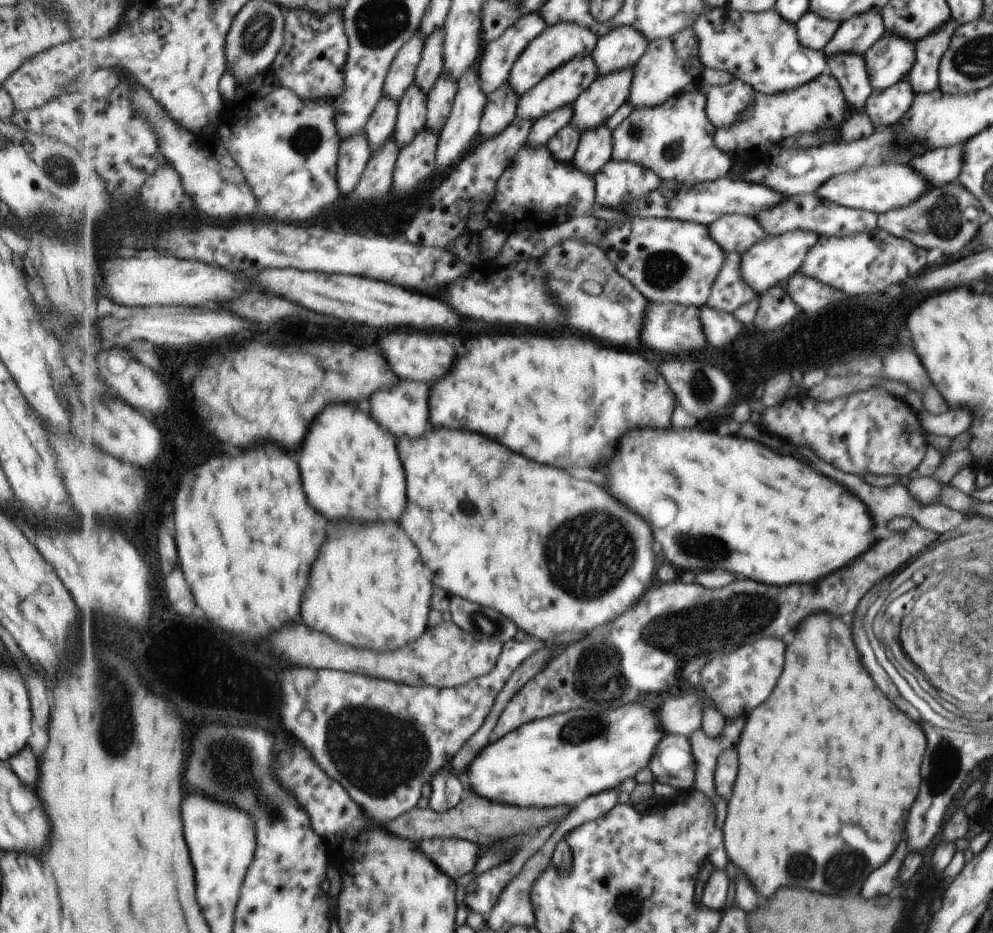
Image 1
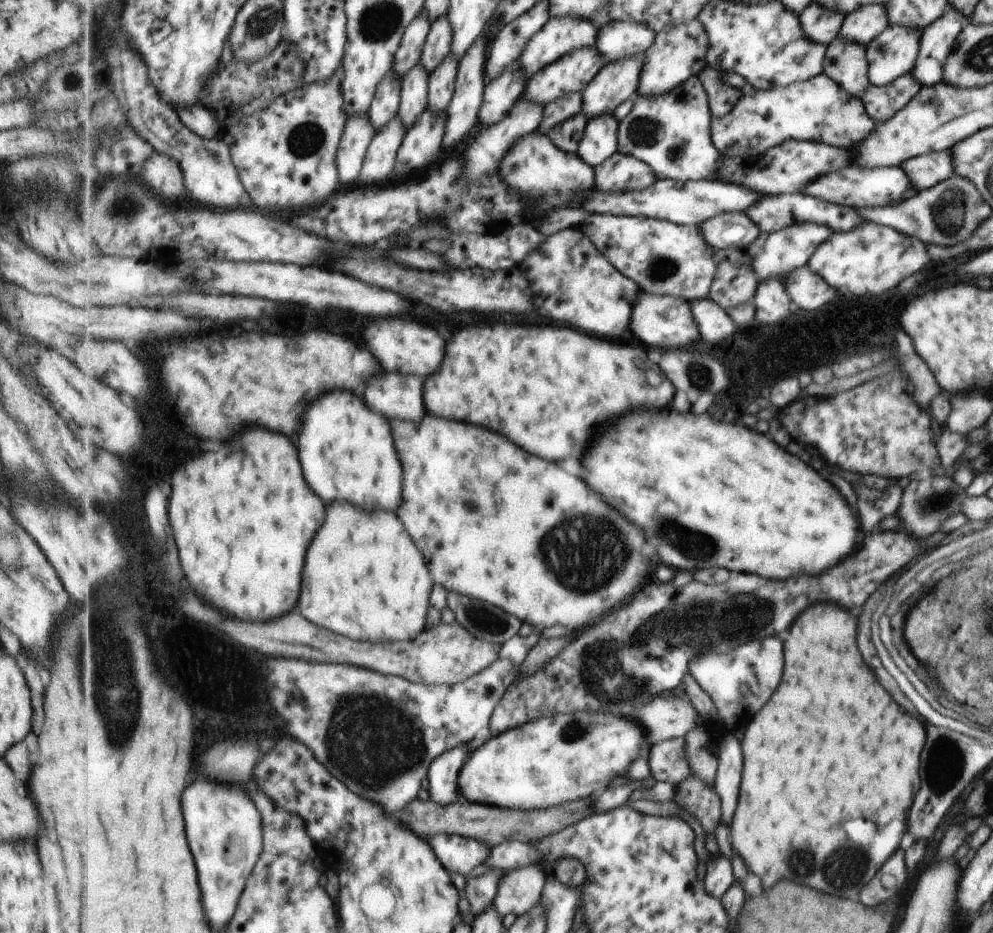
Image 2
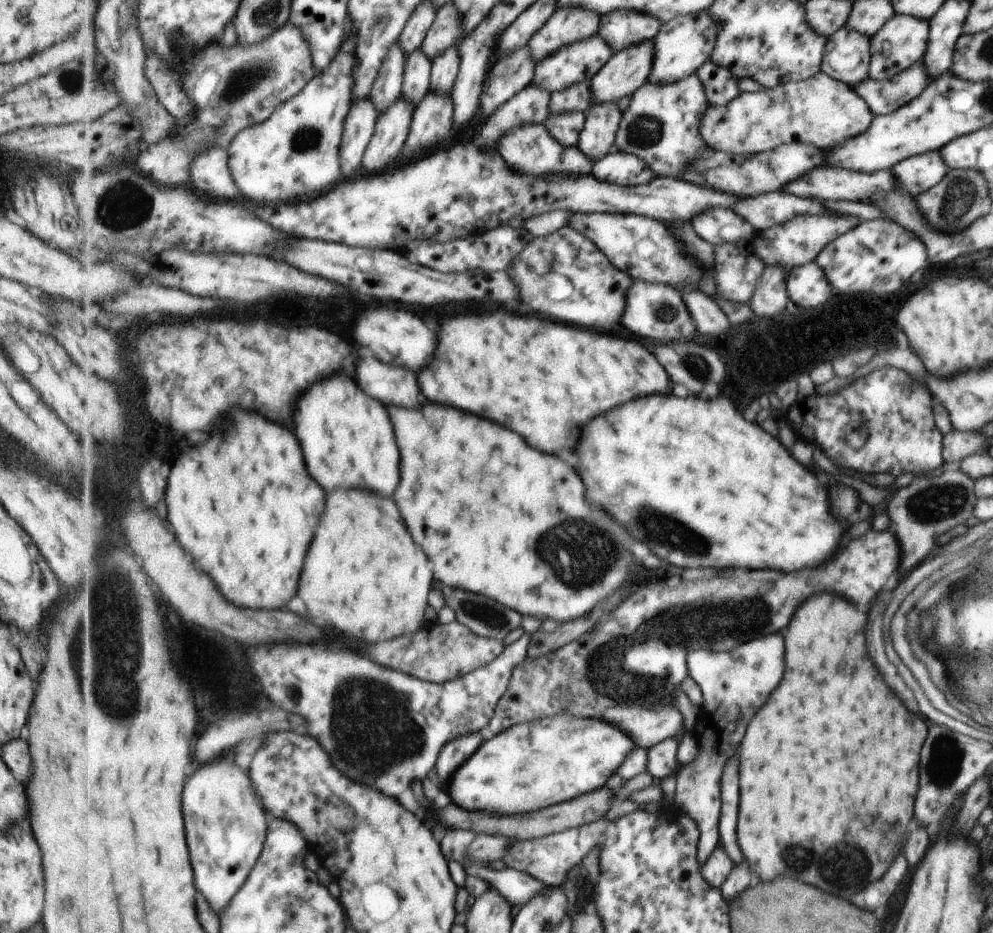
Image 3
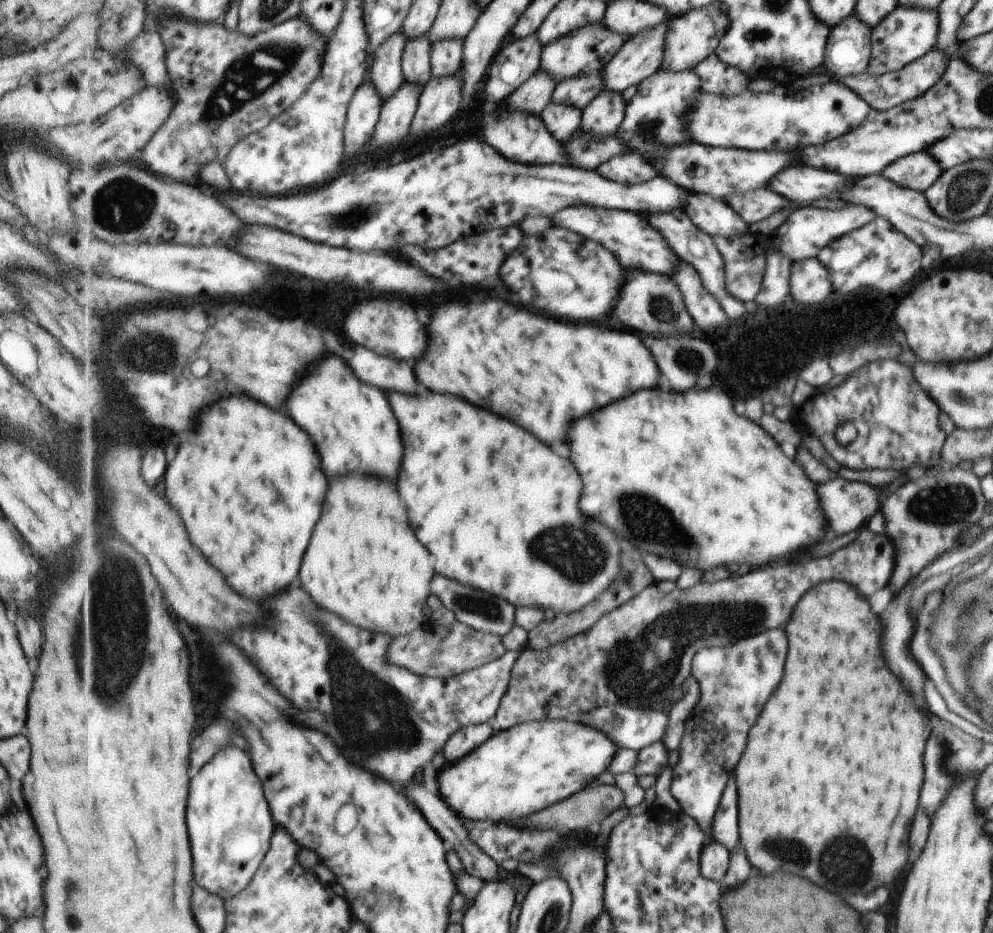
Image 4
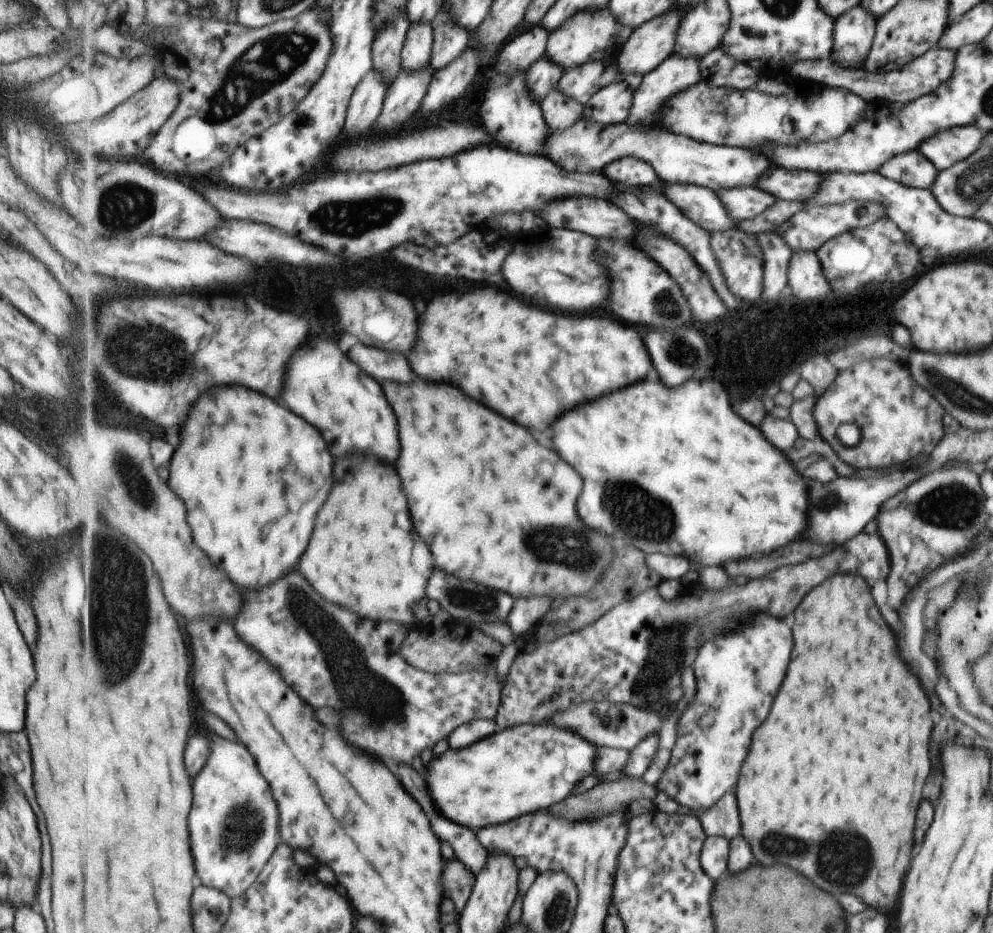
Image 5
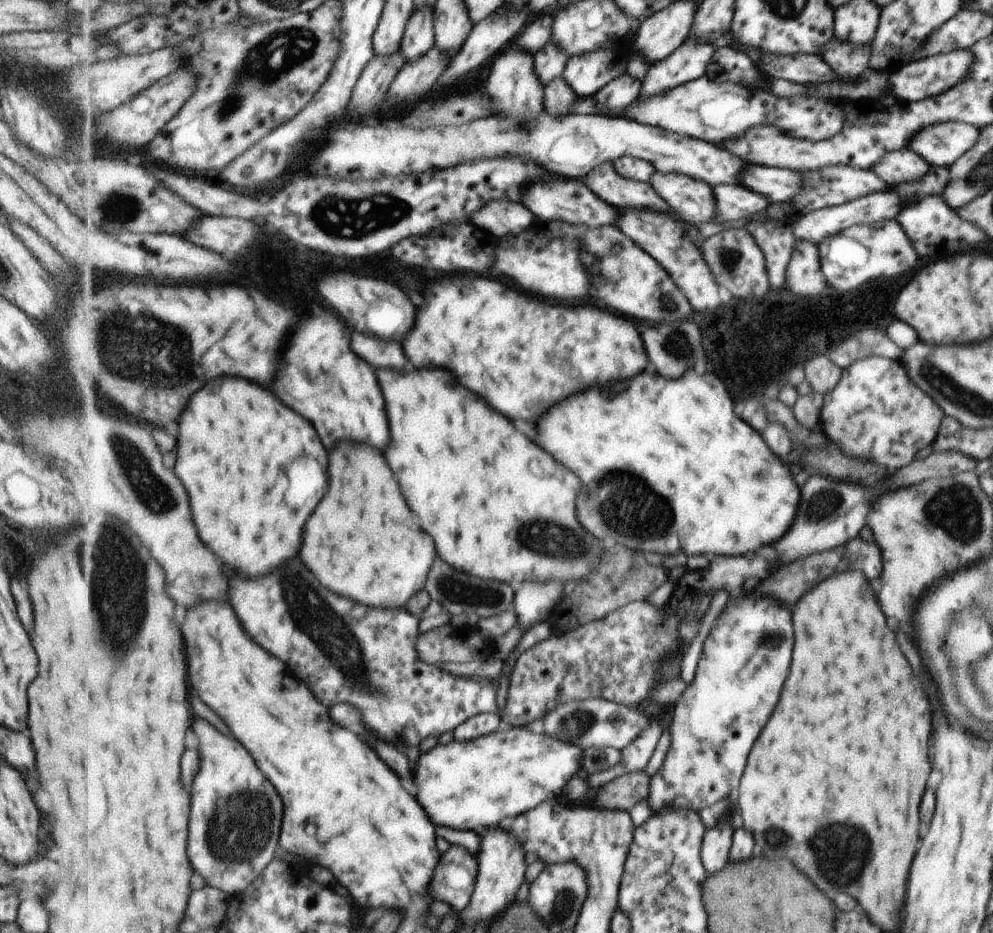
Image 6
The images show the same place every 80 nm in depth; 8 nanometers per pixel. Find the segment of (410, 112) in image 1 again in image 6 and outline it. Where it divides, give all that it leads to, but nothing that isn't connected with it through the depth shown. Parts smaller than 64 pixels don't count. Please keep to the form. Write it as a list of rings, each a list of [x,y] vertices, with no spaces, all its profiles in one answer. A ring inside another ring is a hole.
[[[431,5],[414,9],[402,40],[406,62],[415,60],[436,45],[434,8]]]

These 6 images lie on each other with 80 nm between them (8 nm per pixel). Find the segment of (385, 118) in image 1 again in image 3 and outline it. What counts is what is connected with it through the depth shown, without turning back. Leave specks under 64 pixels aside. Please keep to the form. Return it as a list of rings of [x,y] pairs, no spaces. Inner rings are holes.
[[[399,42],[390,50],[381,73],[374,82],[371,100],[375,103],[380,116],[382,112],[390,109],[403,96],[404,69],[406,68],[406,57]]]

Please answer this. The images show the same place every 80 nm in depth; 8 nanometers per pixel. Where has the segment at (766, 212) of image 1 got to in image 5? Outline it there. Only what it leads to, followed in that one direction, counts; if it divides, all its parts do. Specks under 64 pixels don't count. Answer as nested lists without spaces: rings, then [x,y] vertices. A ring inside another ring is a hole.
[[[755,186],[723,189],[717,192],[735,221],[749,220],[769,208],[775,198]]]

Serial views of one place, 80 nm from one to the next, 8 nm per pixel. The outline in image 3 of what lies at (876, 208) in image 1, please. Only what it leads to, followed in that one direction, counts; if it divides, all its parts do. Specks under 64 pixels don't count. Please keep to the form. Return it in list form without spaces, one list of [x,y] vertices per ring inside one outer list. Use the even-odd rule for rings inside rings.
[[[825,164],[822,166],[823,168],[819,168],[819,170],[811,170],[811,174],[807,174],[807,176],[799,177],[799,182],[791,182],[783,188],[783,192],[824,203],[825,201],[870,202],[870,198],[874,196],[873,192],[877,192],[877,190],[881,190],[883,193],[885,190],[887,192],[890,192],[891,189],[899,190],[898,186],[895,186],[895,182],[898,184],[897,176],[891,172],[891,169],[867,174],[830,167]]]

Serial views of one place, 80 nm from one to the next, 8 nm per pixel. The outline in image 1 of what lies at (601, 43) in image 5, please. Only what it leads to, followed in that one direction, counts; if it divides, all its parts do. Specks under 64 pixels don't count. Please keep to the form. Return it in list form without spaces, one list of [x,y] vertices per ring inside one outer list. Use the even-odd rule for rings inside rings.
[[[592,54],[573,57],[569,62],[563,64],[561,68],[555,69],[555,72],[551,76],[543,78],[543,82],[539,82],[535,86],[535,90],[531,90],[531,94],[525,94],[519,100],[519,108],[517,108],[519,118],[539,120],[545,114],[549,114],[566,104],[575,102],[581,96],[581,93],[585,92],[597,80],[599,75],[600,70]]]

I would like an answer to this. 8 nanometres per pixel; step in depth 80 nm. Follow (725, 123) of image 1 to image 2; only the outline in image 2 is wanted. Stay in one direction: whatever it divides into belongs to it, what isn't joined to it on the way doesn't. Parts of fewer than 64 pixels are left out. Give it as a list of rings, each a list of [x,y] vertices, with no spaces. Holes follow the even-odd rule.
[[[708,64],[699,76],[706,88],[710,109],[714,117],[722,117],[730,113],[738,104],[743,93],[740,88],[727,84],[722,79],[722,74],[721,70]]]

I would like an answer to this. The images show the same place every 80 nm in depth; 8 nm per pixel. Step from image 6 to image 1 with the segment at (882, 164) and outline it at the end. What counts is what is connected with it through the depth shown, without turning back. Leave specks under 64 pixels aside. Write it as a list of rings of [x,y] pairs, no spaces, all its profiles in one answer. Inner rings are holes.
[[[962,144],[935,150],[927,149],[923,154],[915,156],[915,160],[910,160],[909,166],[915,166],[913,170],[922,175],[923,179],[929,180],[933,187],[946,185],[955,182],[961,172],[961,150],[965,156],[965,147]]]

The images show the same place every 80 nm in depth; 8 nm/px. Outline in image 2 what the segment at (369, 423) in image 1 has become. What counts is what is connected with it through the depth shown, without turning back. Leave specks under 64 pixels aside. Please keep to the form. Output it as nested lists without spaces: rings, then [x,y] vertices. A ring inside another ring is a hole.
[[[333,390],[307,408],[299,430],[299,454],[307,482],[321,498],[329,498],[329,502],[351,500],[361,508],[399,508],[403,466],[389,420],[373,412],[351,390]]]

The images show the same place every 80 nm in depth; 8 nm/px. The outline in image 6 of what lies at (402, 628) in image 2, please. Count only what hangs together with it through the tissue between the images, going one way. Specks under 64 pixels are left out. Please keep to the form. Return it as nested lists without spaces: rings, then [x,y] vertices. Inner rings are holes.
[[[345,442],[345,446],[337,444],[329,454],[329,472],[331,482],[327,496],[319,504],[319,510],[315,510],[311,522],[307,522],[303,534],[303,562],[307,562],[307,566],[319,574],[319,580],[337,594],[347,594],[357,602],[367,602],[367,606],[375,608],[407,606],[413,594],[426,588],[437,548],[409,508],[395,472],[389,468],[381,450],[361,442]]]

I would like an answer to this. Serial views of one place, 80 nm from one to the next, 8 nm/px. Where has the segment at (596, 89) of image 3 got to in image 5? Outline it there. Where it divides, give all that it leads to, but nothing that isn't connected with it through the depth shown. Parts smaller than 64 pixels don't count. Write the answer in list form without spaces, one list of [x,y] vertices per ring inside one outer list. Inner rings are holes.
[[[675,7],[665,12],[665,16],[655,17],[653,20],[638,26],[632,32],[632,35],[622,48],[621,56],[617,57],[617,60],[619,60],[618,67],[623,72],[622,76],[627,76],[629,72],[639,72],[640,75],[645,76],[652,70],[657,69],[663,60],[666,60],[675,52],[678,32],[684,19],[683,12],[687,12],[687,10],[679,10],[679,8]]]

